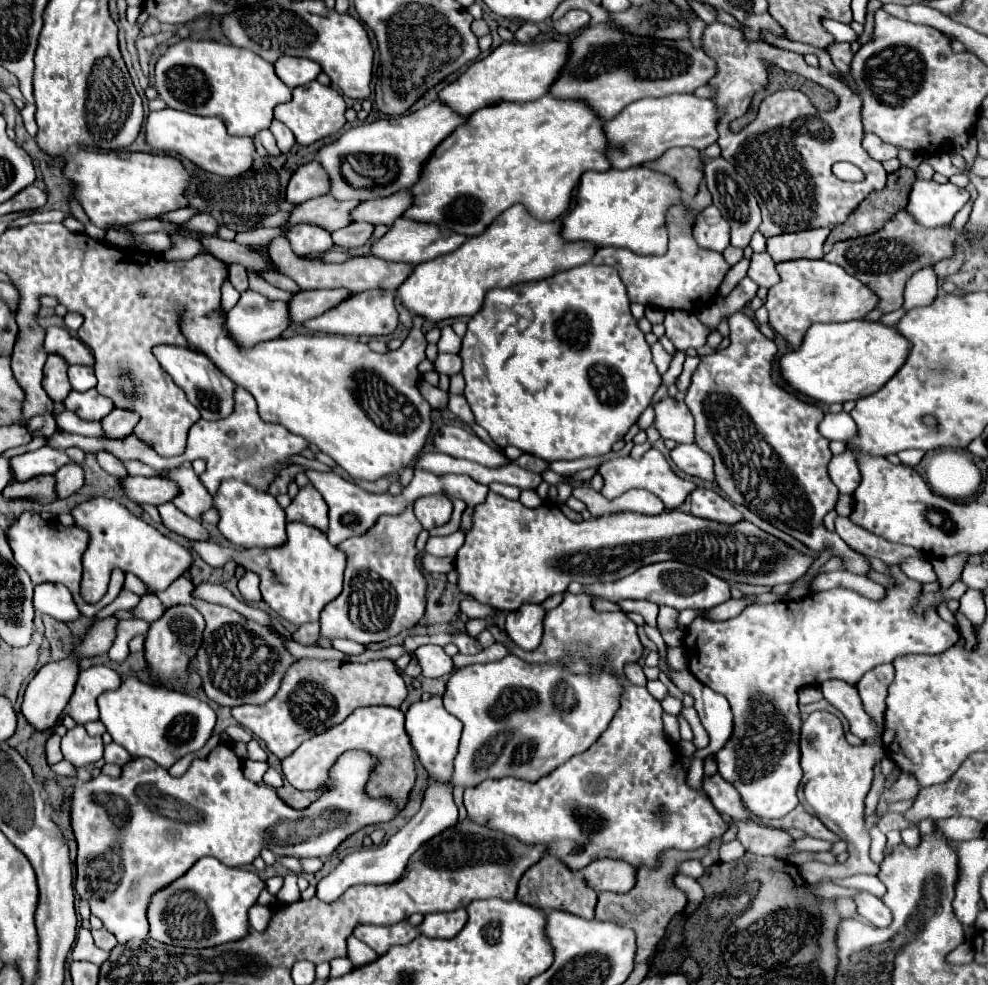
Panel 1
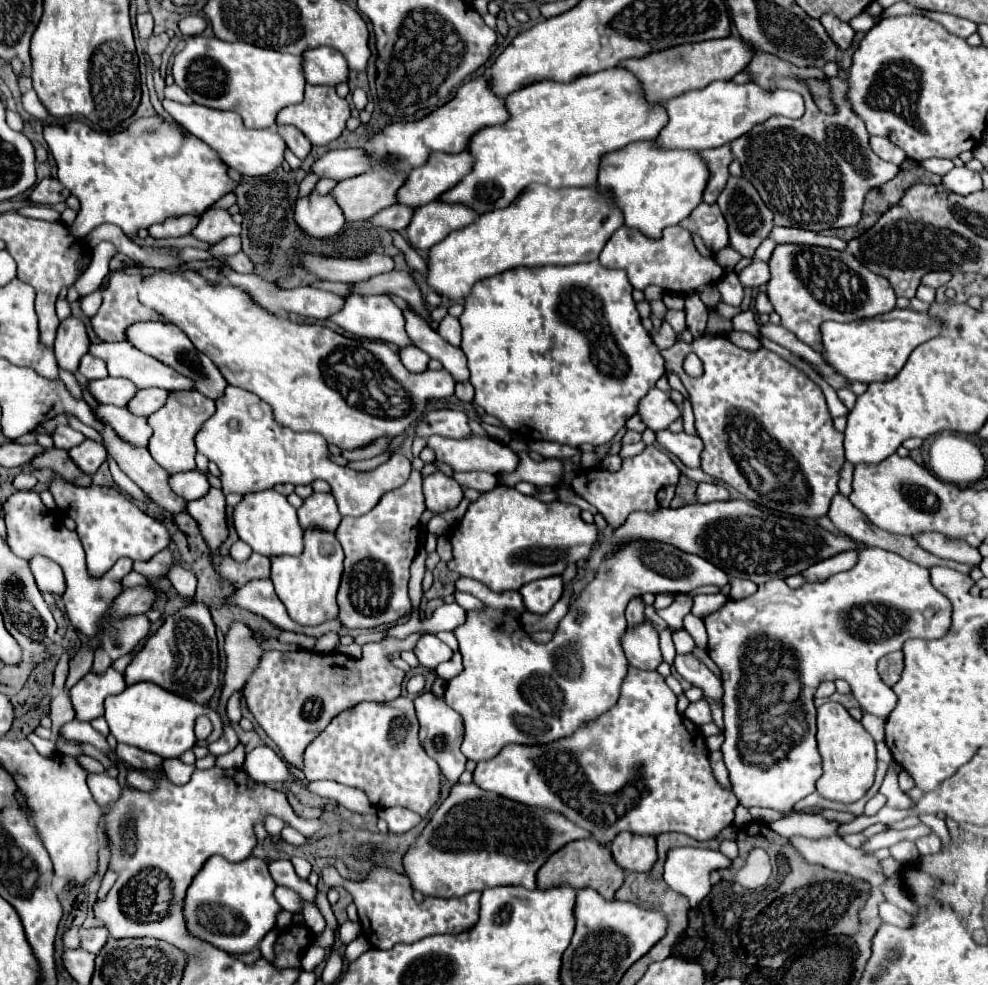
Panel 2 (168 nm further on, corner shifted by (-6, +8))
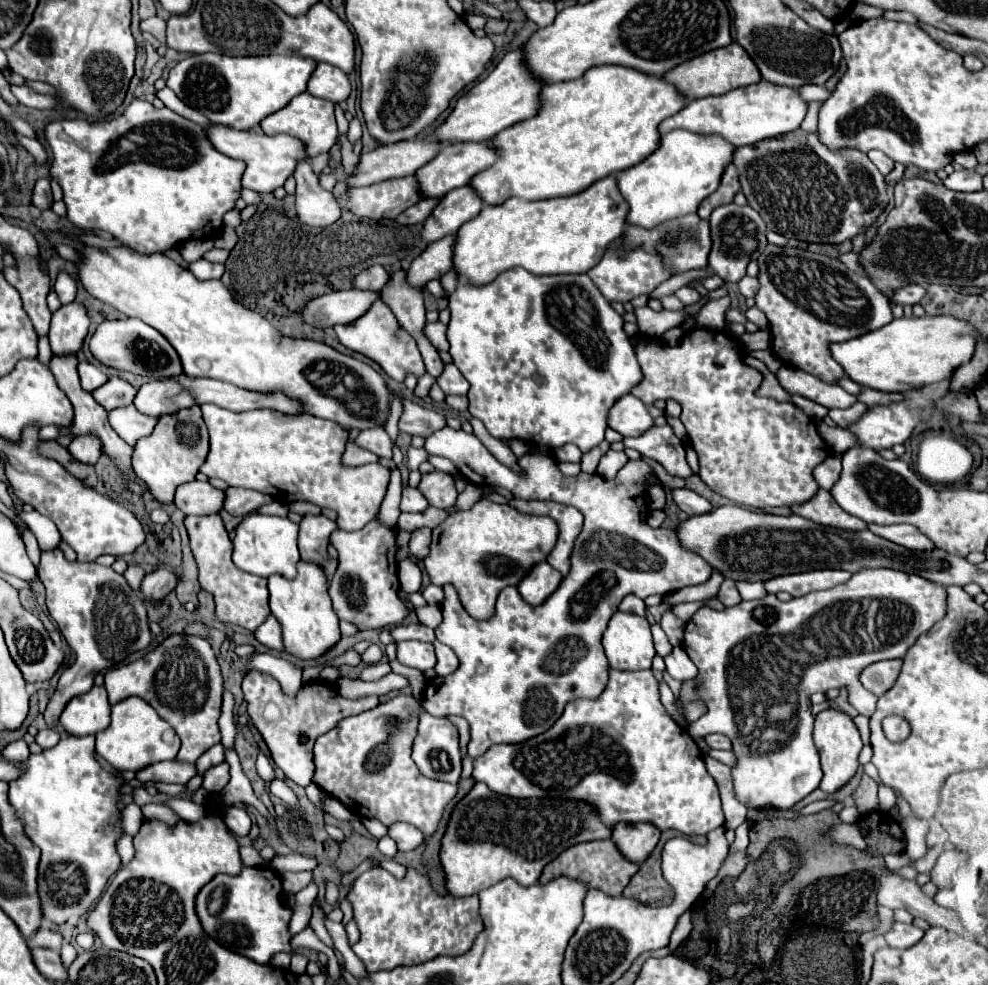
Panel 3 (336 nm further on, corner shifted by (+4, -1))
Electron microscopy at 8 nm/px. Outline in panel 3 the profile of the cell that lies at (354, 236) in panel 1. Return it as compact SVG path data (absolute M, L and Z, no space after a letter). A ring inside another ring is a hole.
M421 199L417 205L409 207L409 211L403 211L395 221L399 225L417 225L417 223L423 223L427 219L427 215L433 211L435 205L437 205L437 199Z

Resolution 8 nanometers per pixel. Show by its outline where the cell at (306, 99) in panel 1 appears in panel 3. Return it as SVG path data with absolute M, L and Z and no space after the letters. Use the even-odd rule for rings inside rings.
M301 93L297 95L287 107L283 107L281 111L265 117L261 121L261 129L265 131L265 135L279 135L279 133L285 133L285 135L291 135L299 141L305 143L305 149L307 149L307 157L313 159L321 153L327 153L335 141L337 141L337 123L335 123L335 115L333 115L333 103L327 101L327 99L319 99L319 97L313 97L311 93Z

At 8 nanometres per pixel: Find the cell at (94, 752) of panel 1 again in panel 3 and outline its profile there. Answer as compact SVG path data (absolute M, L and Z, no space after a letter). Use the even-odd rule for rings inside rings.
M47 727L47 729L41 729L41 731L37 733L35 743L37 743L41 749L49 749L49 747L57 745L57 741L59 741L59 739L61 739L61 735L59 735L57 731L53 731L51 727Z

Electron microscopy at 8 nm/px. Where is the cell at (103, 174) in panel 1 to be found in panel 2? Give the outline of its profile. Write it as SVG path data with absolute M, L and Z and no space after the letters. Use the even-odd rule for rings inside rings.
M153 114L153 116L143 116L139 120L135 120L129 128L121 130L121 132L115 132L113 134L107 134L105 132L98 132L89 128L85 122L79 122L79 120L71 120L63 126L59 124L45 124L43 126L43 136L45 136L45 142L57 162L57 178L65 184L65 188L69 188L69 192L73 192L77 198L79 198L79 212L77 212L77 218L73 224L67 226L67 230L71 228L71 234L75 234L75 238L85 238L93 228L97 228L99 224L115 224L119 226L125 234L133 236L137 234L139 228L149 228L151 224L159 224L159 222L165 222L167 218L177 218L177 216L183 216L183 214L193 214L193 216L201 216L209 206L213 206L219 198L223 198L225 194L233 192L235 190L235 182L229 178L227 174L227 164L219 158L219 154L215 154L215 150L211 150L205 142L199 142L199 138L195 138L193 134L185 132L183 128L179 128L179 124L171 124L167 120L163 120L159 114Z

